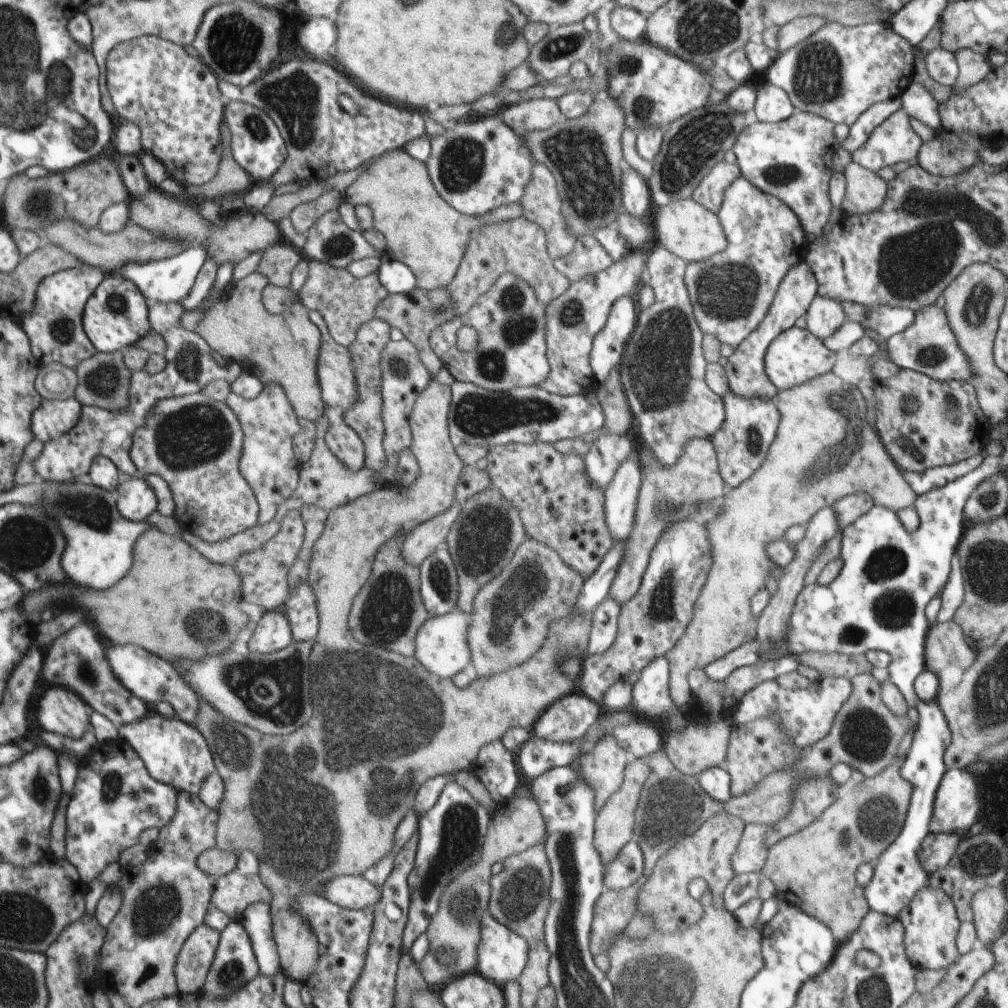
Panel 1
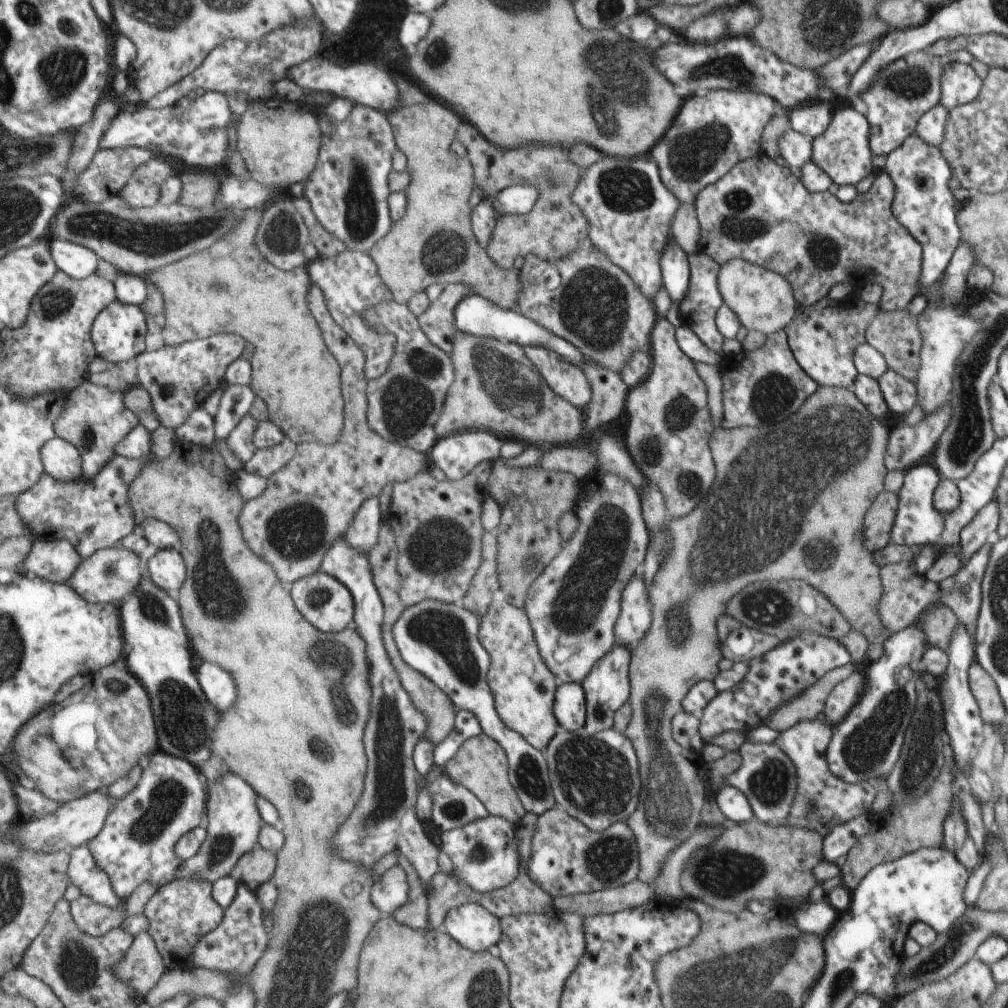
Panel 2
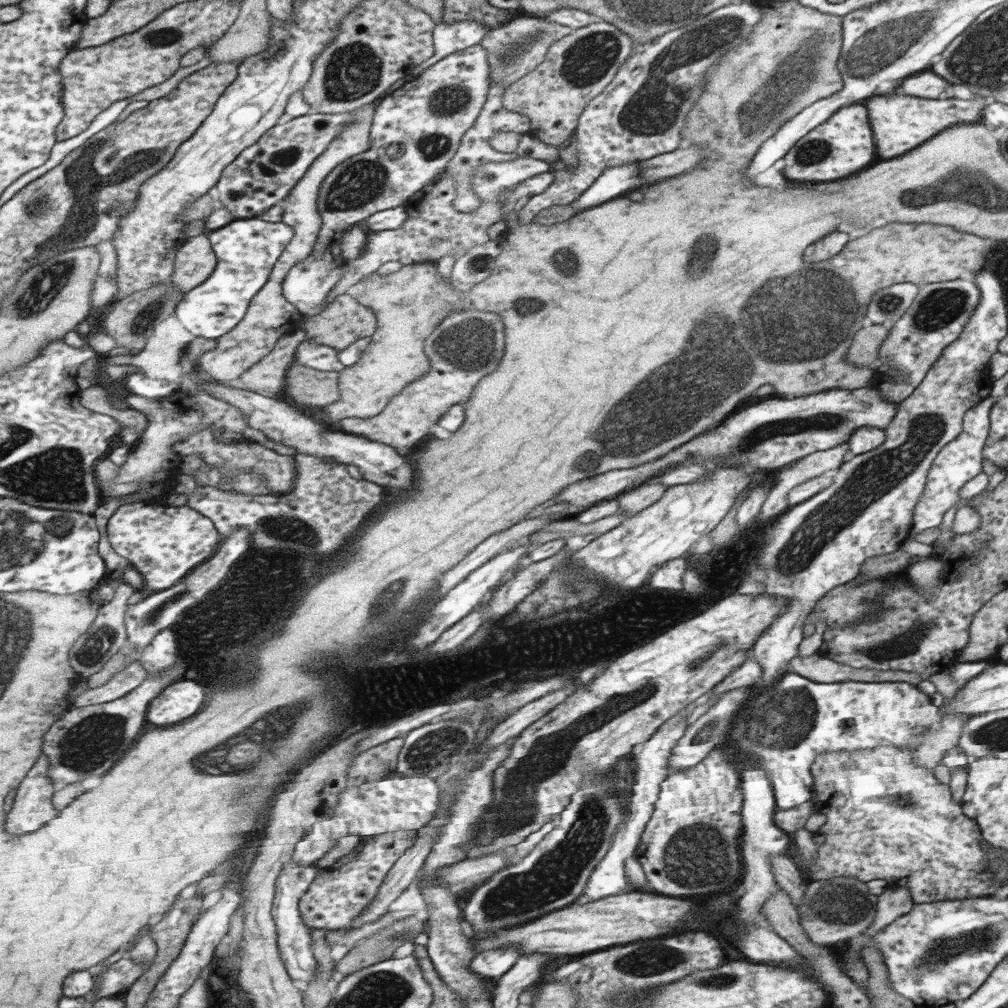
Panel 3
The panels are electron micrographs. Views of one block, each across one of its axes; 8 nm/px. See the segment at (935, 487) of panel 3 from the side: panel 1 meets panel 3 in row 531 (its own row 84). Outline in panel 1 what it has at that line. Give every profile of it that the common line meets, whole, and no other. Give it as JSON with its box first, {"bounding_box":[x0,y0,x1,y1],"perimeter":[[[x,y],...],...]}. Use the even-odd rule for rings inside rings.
{"bounding_box":[901,82,943,130],"perimeter":[[[913,82],[909,90],[901,96],[901,110],[905,110],[907,116],[933,130],[939,130],[939,126],[943,124],[941,106],[935,102],[931,90],[927,90],[923,82]]]}

